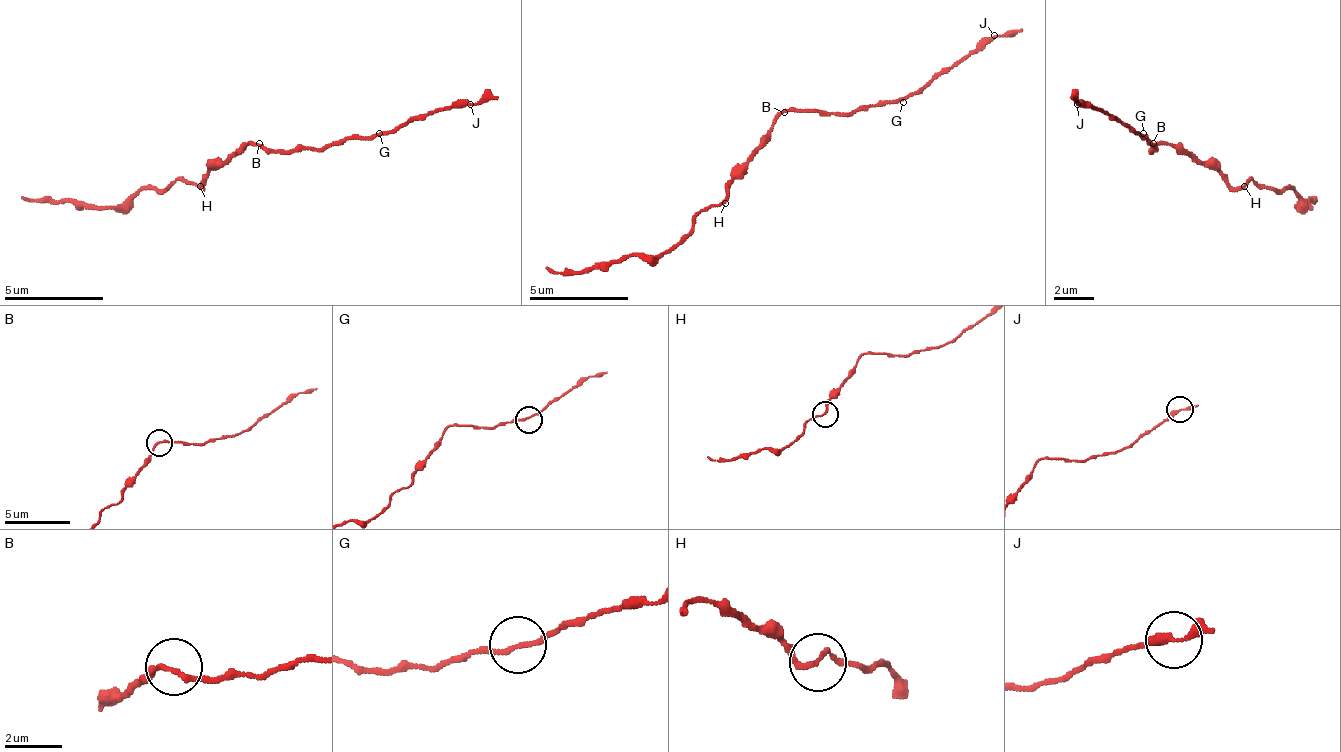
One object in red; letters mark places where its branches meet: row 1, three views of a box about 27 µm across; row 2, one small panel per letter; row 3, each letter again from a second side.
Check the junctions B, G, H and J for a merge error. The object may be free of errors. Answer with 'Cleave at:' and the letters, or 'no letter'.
Cleave at: no letter

